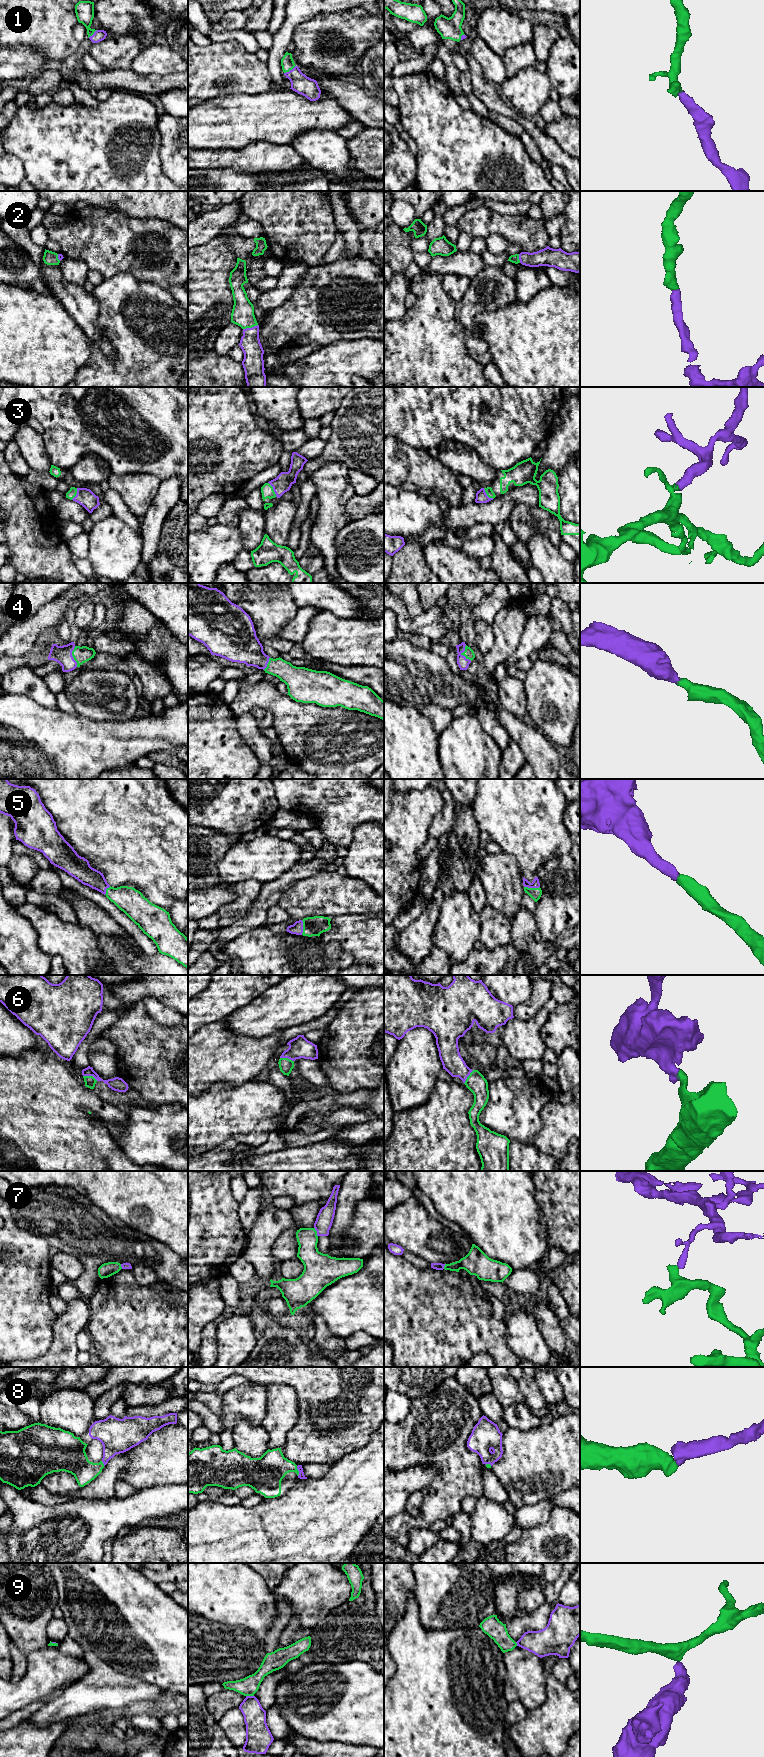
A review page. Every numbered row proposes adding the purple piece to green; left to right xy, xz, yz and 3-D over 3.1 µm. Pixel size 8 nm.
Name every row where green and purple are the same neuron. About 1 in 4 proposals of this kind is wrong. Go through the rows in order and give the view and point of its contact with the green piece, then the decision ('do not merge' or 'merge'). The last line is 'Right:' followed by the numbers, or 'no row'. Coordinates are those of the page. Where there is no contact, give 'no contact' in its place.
1: xz (289, 70) | merge
2: xz (250, 327) | merge
3: xz (272, 489) | merge
4: yz (462, 654) | merge
5: yz (532, 888) | merge
6: xy (90, 1076) | merge
7: xz (316, 1232) | do not merge
8: xz (298, 1471) | merge
9: xz (250, 1695) | do not merge
Right: 1, 2, 3, 4, 5, 6, 8

